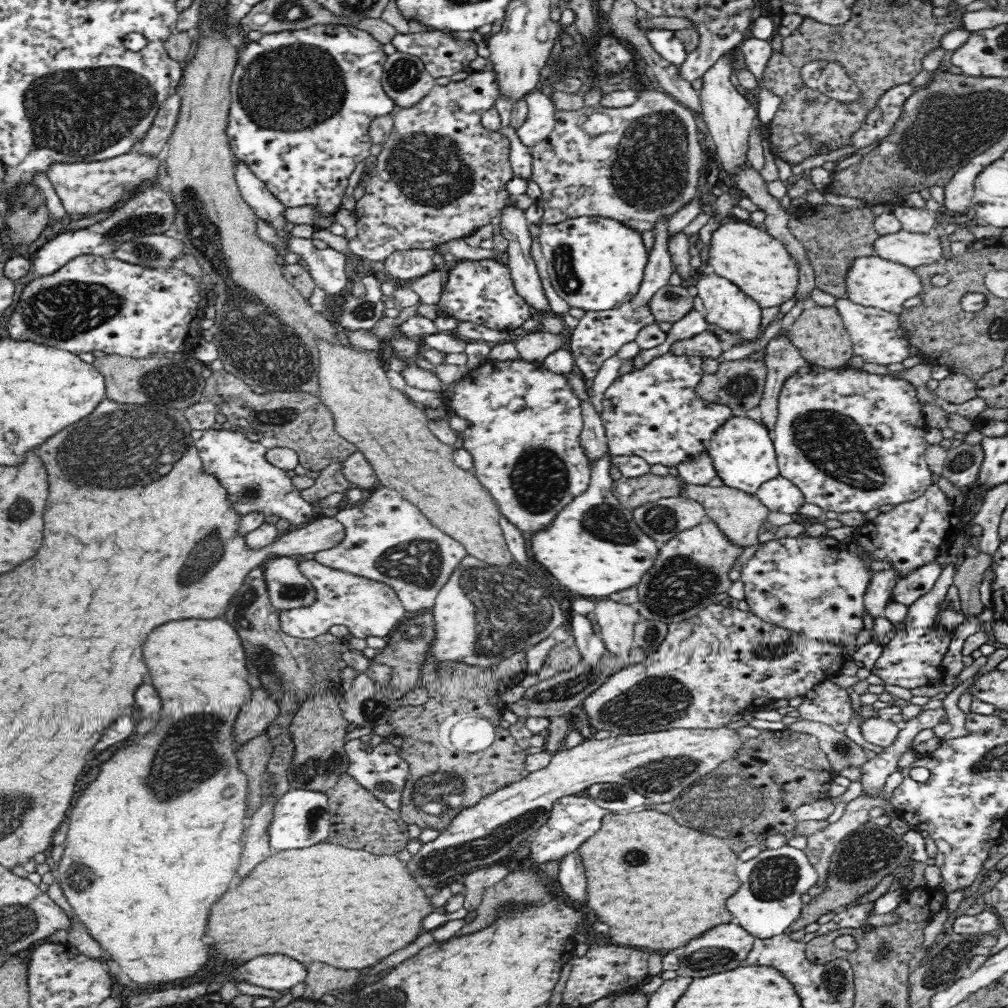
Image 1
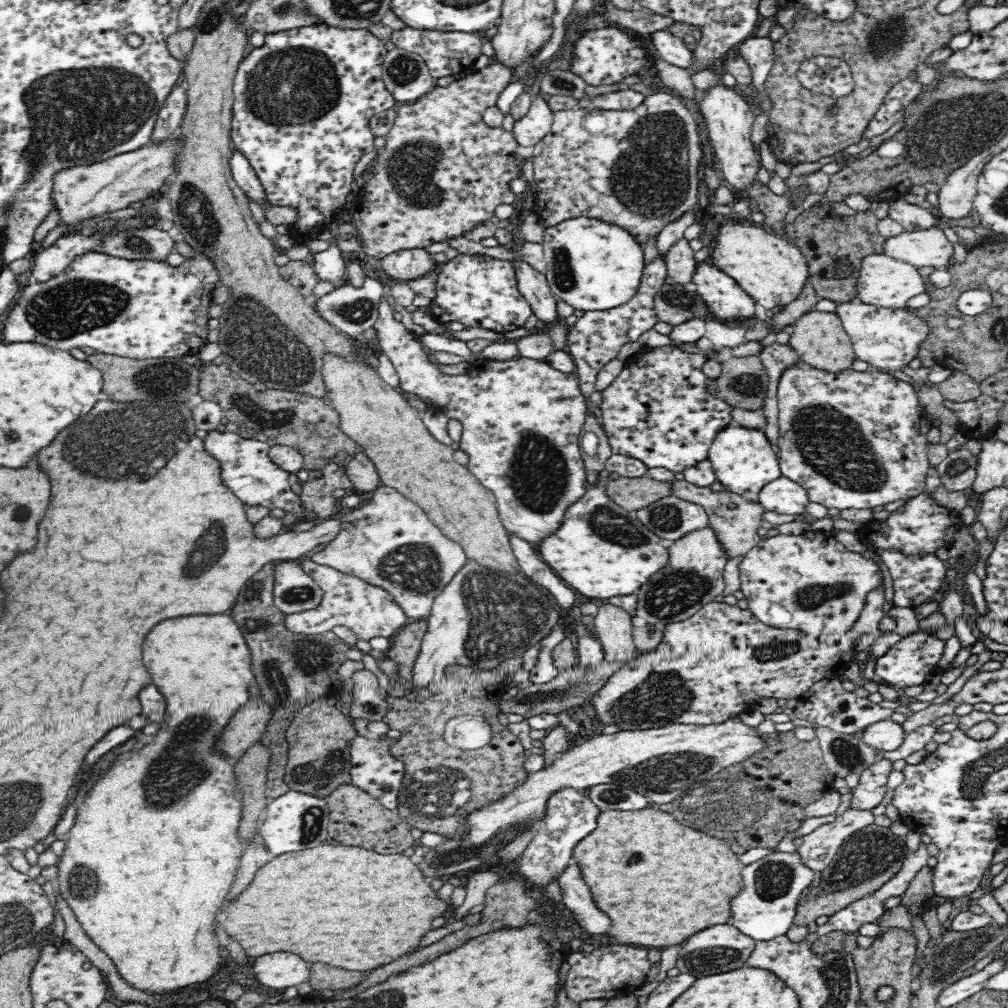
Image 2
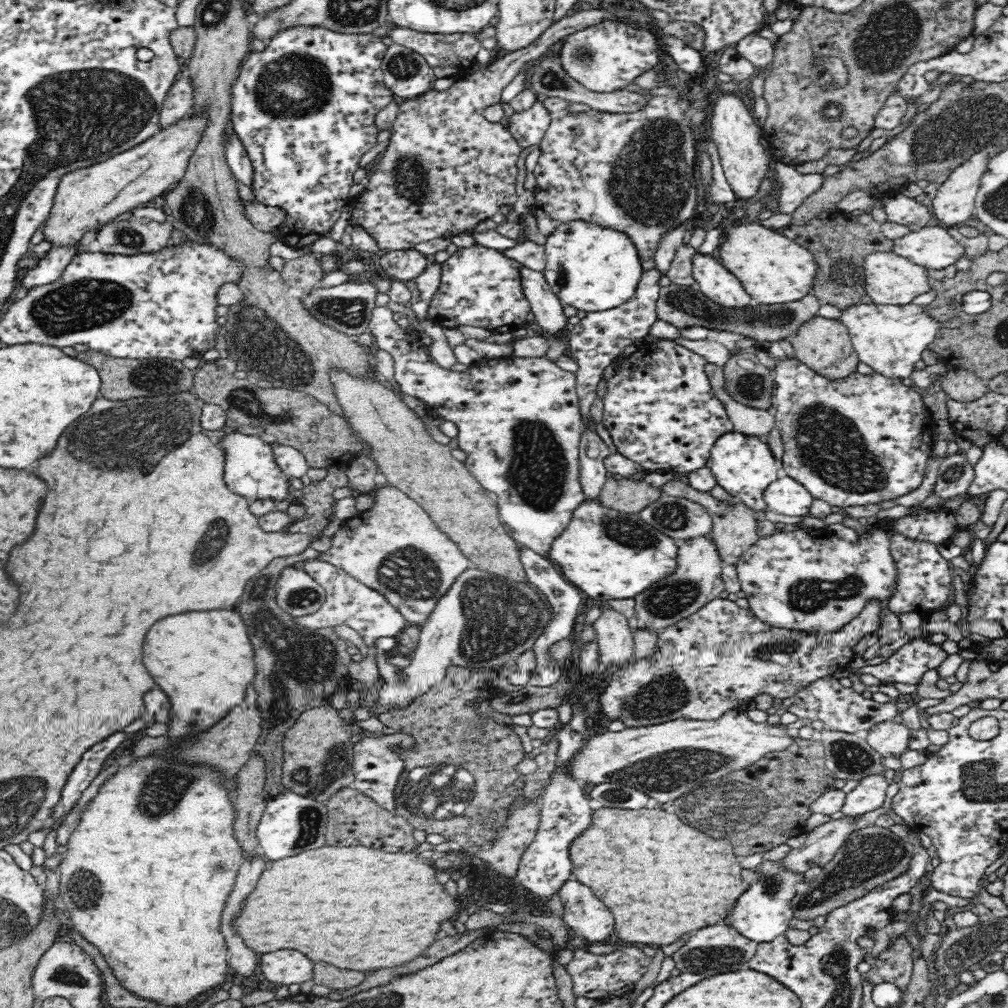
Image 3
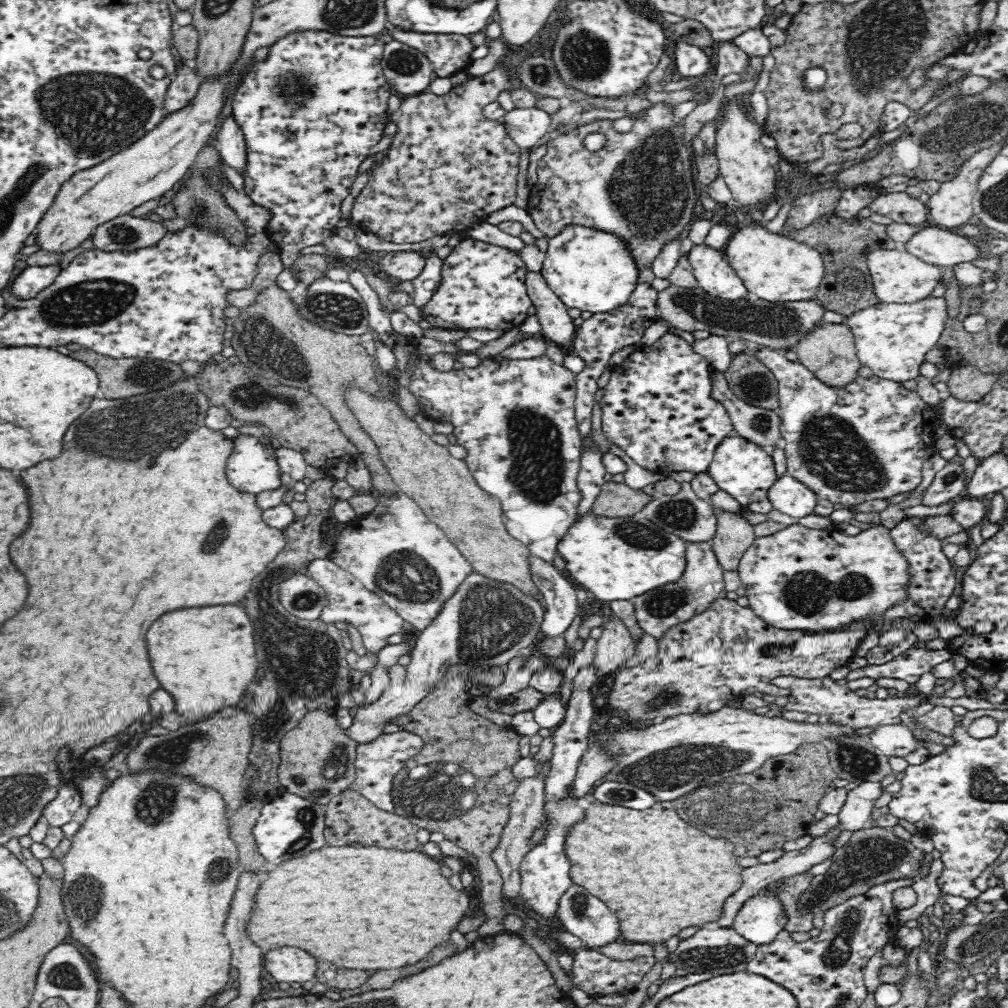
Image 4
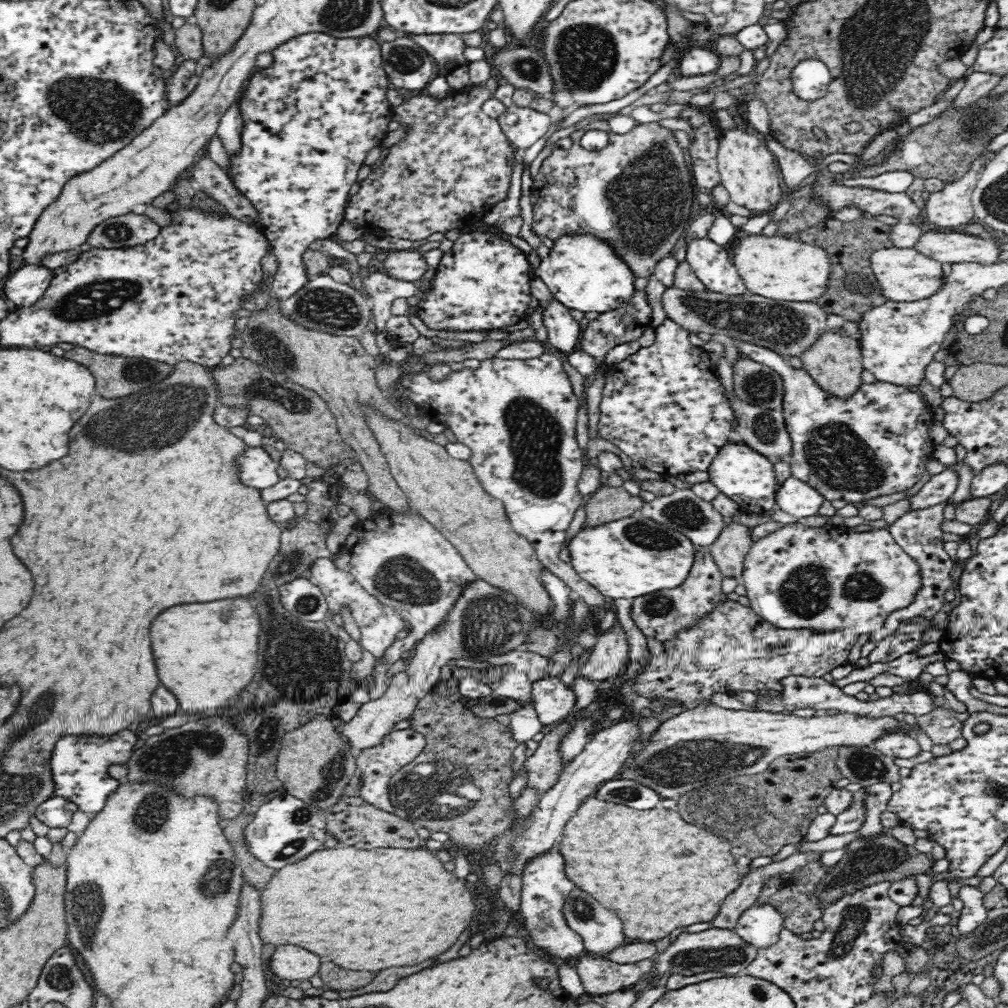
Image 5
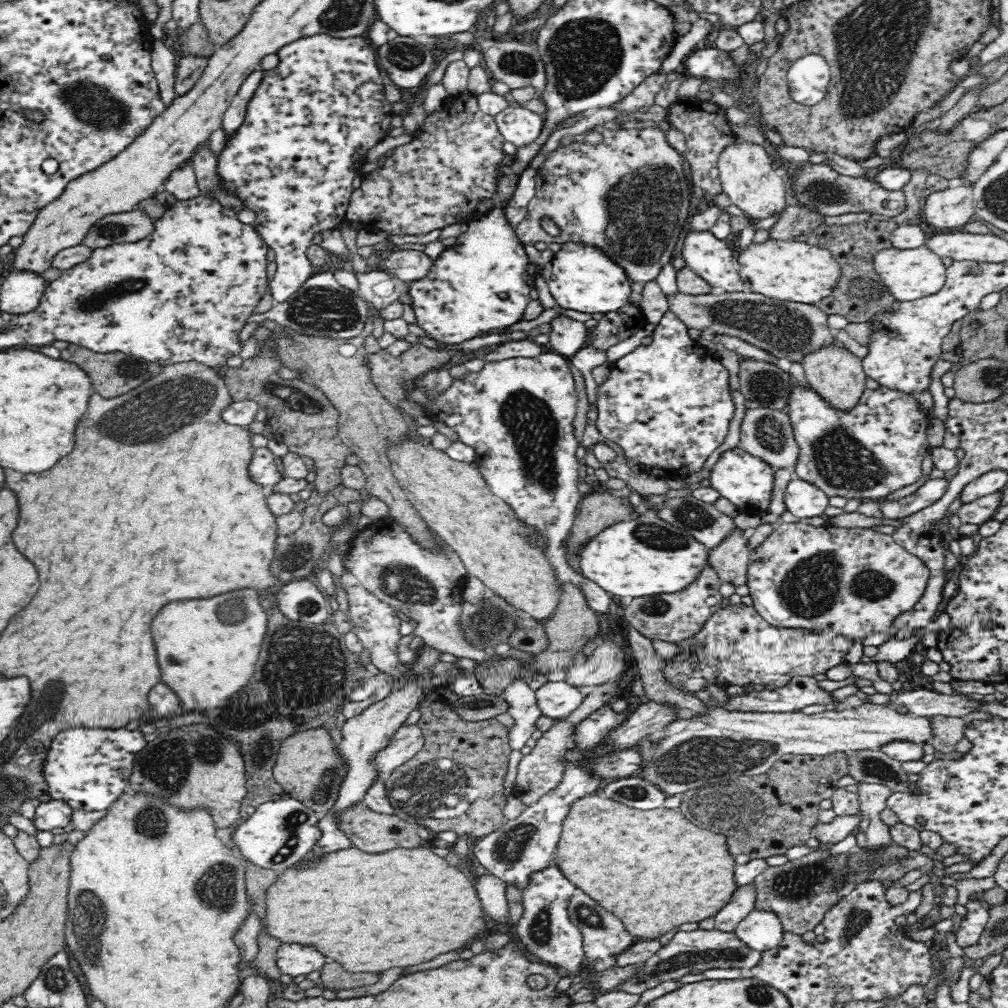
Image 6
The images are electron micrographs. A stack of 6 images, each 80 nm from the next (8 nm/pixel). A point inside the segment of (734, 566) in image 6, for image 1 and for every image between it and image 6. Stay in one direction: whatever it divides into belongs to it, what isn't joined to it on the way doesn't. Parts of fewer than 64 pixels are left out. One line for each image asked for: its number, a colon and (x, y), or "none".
1: (739, 515)
2: (735, 519)
3: (734, 530)
4: (734, 535)
5: (729, 551)

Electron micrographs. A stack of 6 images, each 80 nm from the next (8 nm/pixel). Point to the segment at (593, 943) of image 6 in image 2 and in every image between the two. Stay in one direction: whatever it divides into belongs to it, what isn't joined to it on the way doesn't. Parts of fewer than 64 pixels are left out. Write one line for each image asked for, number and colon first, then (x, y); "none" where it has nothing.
2: (576, 896)
3: (585, 915)
4: (581, 914)
5: (601, 930)

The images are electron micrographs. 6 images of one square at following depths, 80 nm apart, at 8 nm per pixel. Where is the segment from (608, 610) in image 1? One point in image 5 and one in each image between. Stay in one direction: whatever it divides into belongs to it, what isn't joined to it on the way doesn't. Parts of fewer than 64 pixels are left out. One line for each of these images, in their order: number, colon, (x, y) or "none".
2: (613, 625)
3: (614, 637)
4: (615, 646)
5: (610, 654)

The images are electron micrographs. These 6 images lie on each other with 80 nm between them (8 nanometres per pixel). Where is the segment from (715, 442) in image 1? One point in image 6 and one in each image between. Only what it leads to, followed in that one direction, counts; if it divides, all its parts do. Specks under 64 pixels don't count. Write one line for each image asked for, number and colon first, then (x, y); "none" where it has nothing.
2: (743, 459)
3: (744, 465)
4: (745, 470)
5: (746, 476)
6: (746, 480)

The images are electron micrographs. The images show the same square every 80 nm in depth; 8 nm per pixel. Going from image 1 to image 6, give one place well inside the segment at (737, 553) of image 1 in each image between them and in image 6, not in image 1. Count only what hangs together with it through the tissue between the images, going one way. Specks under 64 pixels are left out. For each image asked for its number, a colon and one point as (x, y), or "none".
2: (693, 577)
3: (697, 579)
4: (701, 584)
5: (661, 614)
6: (672, 617)

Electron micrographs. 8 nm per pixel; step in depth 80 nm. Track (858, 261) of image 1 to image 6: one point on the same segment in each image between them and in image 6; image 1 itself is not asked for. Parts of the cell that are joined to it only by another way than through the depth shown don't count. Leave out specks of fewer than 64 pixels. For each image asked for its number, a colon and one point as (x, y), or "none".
2: (883, 281)
3: (890, 279)
4: (897, 276)
5: (904, 275)
6: (907, 274)

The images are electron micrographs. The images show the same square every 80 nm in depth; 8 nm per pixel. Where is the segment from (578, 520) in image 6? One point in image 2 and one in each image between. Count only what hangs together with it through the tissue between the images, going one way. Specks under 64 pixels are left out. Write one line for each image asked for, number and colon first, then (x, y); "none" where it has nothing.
2: (631, 494)
3: (629, 495)
4: (615, 499)
5: (608, 503)

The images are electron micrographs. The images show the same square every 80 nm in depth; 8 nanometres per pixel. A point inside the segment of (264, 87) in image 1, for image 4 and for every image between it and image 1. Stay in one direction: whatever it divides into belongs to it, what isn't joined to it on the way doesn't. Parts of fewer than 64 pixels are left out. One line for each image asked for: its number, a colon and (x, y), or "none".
2: (321, 73)
3: (304, 108)
4: (310, 112)

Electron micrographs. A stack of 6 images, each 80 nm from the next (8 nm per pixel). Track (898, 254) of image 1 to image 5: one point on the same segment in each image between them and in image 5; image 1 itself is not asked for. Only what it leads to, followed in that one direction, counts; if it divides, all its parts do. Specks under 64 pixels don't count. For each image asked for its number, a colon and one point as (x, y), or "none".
2: (930, 248)
3: (932, 247)
4: (945, 248)
5: (945, 247)

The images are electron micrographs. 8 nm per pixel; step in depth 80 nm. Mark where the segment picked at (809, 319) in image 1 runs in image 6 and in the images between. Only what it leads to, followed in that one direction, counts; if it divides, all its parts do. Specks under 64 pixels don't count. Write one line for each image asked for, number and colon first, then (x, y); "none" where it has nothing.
2: (818, 337)
3: (824, 344)
4: (828, 350)
5: (834, 361)
6: (835, 373)

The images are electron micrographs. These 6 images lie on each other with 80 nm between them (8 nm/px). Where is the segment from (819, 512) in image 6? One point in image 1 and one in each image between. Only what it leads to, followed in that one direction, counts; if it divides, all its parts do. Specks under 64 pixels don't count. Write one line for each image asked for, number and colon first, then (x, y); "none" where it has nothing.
1: (779, 494)
2: (782, 495)
3: (786, 496)
4: (788, 495)
5: (795, 497)

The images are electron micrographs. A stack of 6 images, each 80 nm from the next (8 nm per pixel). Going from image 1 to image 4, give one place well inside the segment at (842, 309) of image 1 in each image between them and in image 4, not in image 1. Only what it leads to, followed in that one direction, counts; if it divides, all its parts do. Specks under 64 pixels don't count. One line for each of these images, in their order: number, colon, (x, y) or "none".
2: (887, 338)
3: (890, 338)
4: (891, 339)

